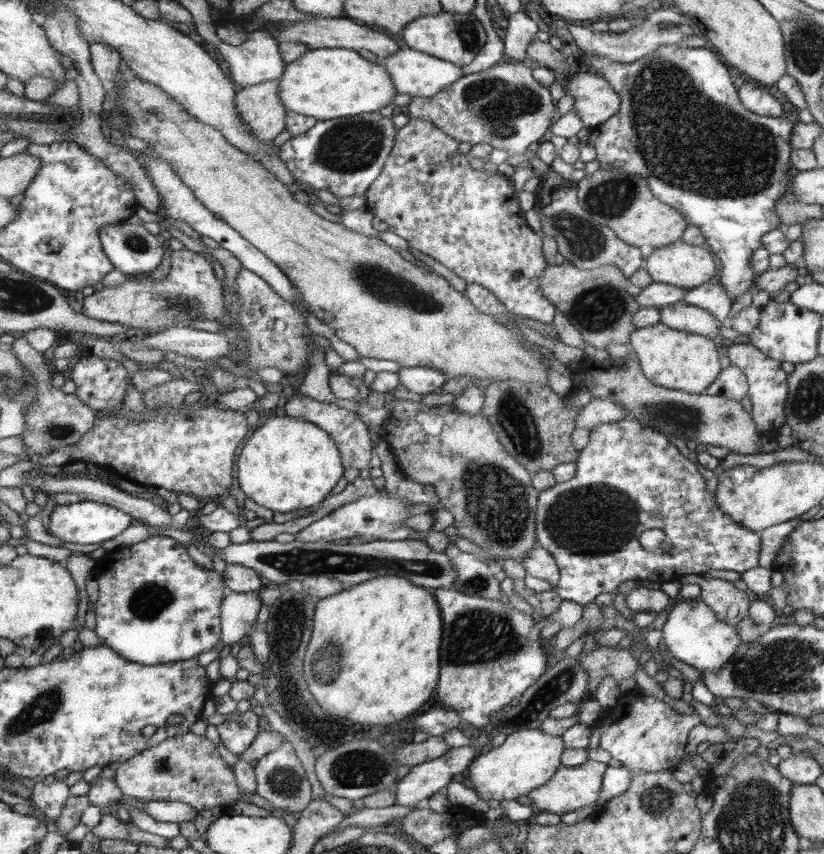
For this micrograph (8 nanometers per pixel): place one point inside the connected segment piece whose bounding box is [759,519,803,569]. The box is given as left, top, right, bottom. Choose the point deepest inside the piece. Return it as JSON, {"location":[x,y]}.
{"location":[774,538]}

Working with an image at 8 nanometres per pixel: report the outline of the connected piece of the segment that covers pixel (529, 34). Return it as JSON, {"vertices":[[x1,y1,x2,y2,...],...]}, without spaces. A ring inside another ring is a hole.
{"vertices":[[525,10,508,17,508,28,502,36,505,61,514,63,529,63,526,50,539,31,538,24,528,16]]}

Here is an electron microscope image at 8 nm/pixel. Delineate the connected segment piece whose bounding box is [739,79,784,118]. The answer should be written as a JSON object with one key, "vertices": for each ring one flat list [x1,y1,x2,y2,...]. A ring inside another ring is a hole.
{"vertices":[[751,79,747,82,748,84,744,83,744,86,739,88,739,97,743,105,762,116,779,118,784,112,782,103,774,95,768,93,766,87]]}

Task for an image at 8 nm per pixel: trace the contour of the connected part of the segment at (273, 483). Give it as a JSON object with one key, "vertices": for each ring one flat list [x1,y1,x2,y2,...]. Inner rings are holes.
{"vertices":[[286,415,271,417,258,427,244,444,239,458,239,472,236,478,240,483,240,489,247,498,274,512,289,513,308,506,314,507,314,504,318,505,318,502,322,502,338,484,338,480,344,476,339,447,332,437,324,432,324,429,307,420]]}

